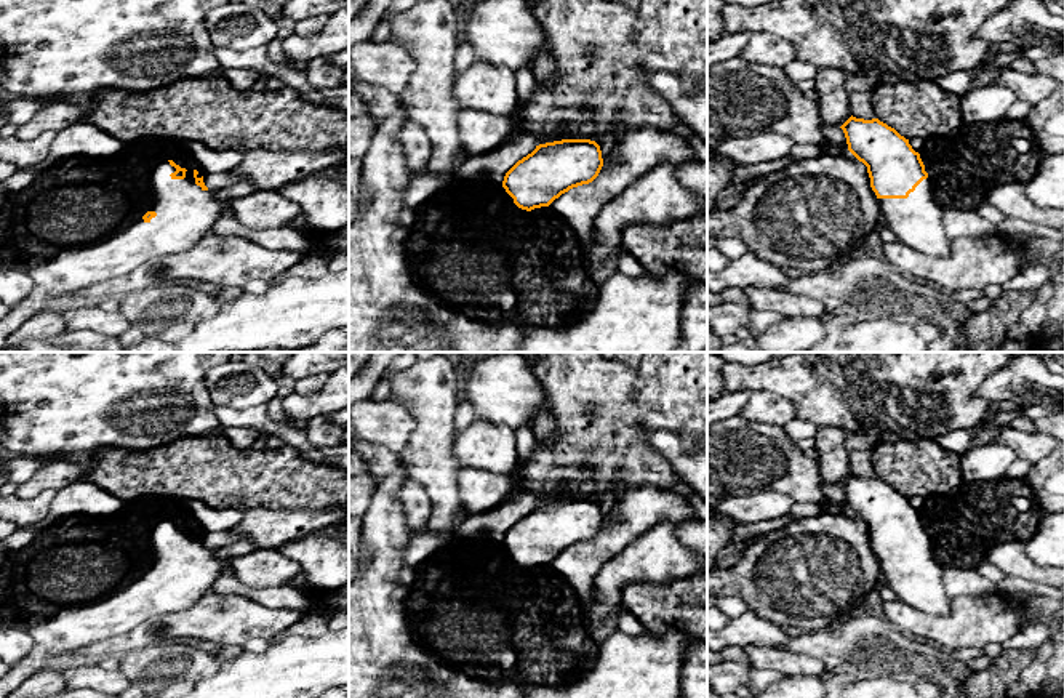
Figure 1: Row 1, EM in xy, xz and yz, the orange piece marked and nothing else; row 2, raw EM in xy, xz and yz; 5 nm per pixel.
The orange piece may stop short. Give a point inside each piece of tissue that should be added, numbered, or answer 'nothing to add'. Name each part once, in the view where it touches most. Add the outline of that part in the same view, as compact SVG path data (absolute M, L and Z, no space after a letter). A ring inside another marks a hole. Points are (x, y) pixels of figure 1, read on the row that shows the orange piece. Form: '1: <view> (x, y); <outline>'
1: yz (917, 221); M930 168L925 171L928 178L907 199L878 199L878 205L896 240L928 256L944 258L952 242L944 231L944 210L933 194L933 173Z

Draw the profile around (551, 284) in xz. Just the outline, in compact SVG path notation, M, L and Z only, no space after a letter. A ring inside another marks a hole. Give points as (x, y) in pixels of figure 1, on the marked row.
M472 181L450 200L435 192L416 215L405 234L413 271L467 315L493 325L562 328L597 298L576 231L550 207L522 211L502 186Z

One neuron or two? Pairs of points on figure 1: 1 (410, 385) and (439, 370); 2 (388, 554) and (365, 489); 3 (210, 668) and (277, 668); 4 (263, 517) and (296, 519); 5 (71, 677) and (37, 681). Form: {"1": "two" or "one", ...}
{"1": "one", "2": "two", "3": "two", "4": "one", "5": "two"}

